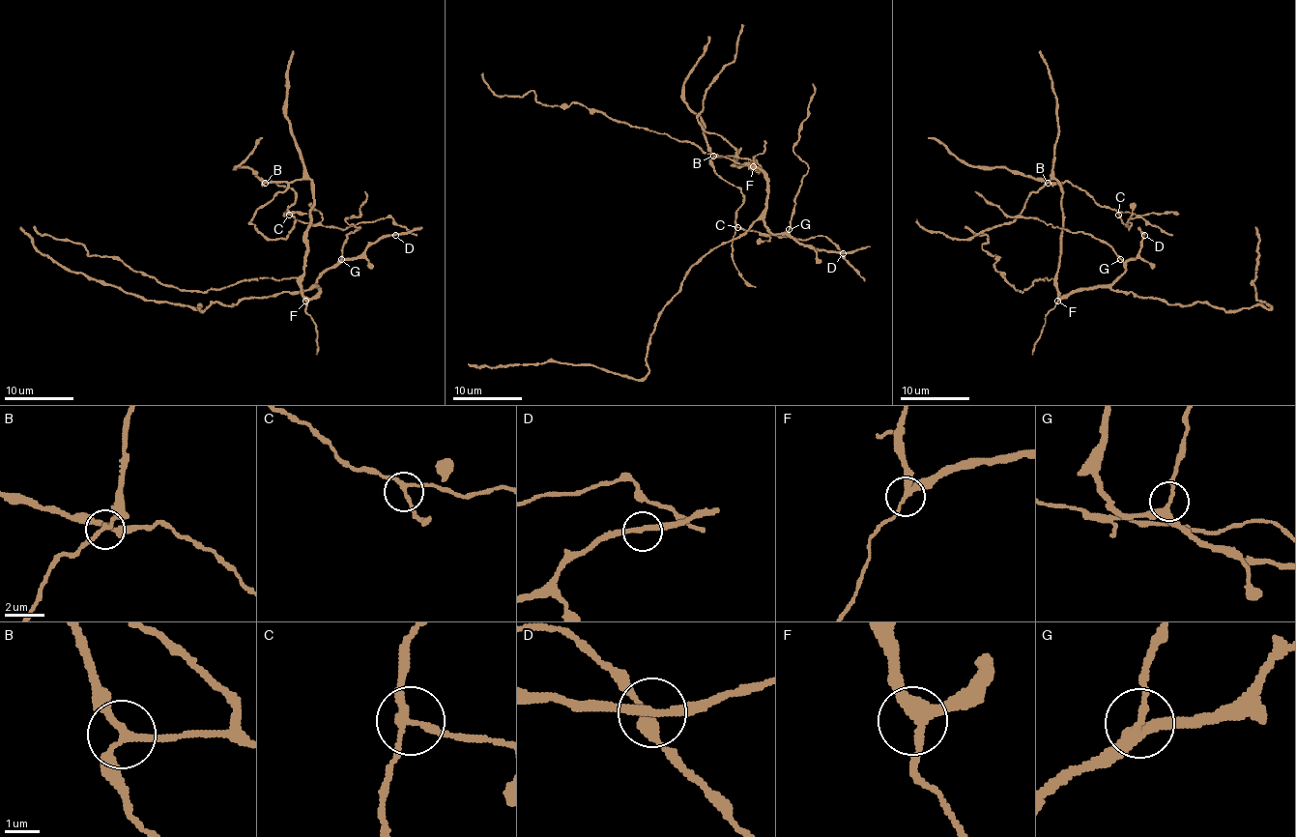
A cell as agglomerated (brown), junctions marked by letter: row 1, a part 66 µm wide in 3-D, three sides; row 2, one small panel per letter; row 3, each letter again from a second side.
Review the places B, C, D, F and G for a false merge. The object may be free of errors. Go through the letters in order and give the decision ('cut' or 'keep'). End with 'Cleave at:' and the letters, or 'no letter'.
B: keep
C: keep
D: keep
F: keep
G: keep
Cleave at: no letter

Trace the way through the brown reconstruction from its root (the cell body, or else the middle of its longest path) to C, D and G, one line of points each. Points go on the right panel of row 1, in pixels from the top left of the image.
C: (1081, 289), (1061, 298), (1056, 291), (1063, 188), (1056, 180), (1048, 182), (1068, 182), (1118, 215)
D: (1081, 289), (1108, 287), (1125, 270), (1125, 265), (1136, 257), (1144, 235)
G: (1081, 289), (1108, 287), (1125, 270), (1120, 259)

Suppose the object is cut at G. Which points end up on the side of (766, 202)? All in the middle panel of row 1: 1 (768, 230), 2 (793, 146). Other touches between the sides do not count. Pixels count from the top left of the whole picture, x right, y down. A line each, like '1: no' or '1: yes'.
1: yes
2: no

